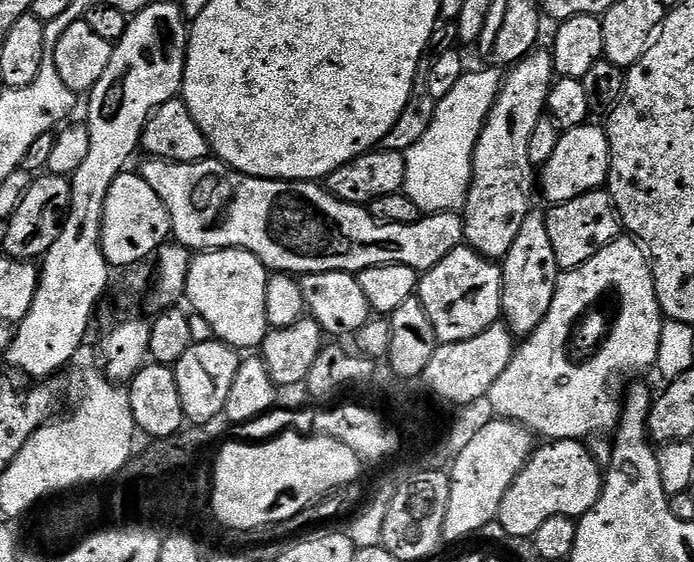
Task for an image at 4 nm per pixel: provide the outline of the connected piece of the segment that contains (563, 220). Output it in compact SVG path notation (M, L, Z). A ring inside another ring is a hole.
M607 190L587 192L570 202L549 207L546 212L546 228L550 234L550 246L554 246L554 258L561 270L577 268L582 262L590 262L602 246L621 235L622 225Z

